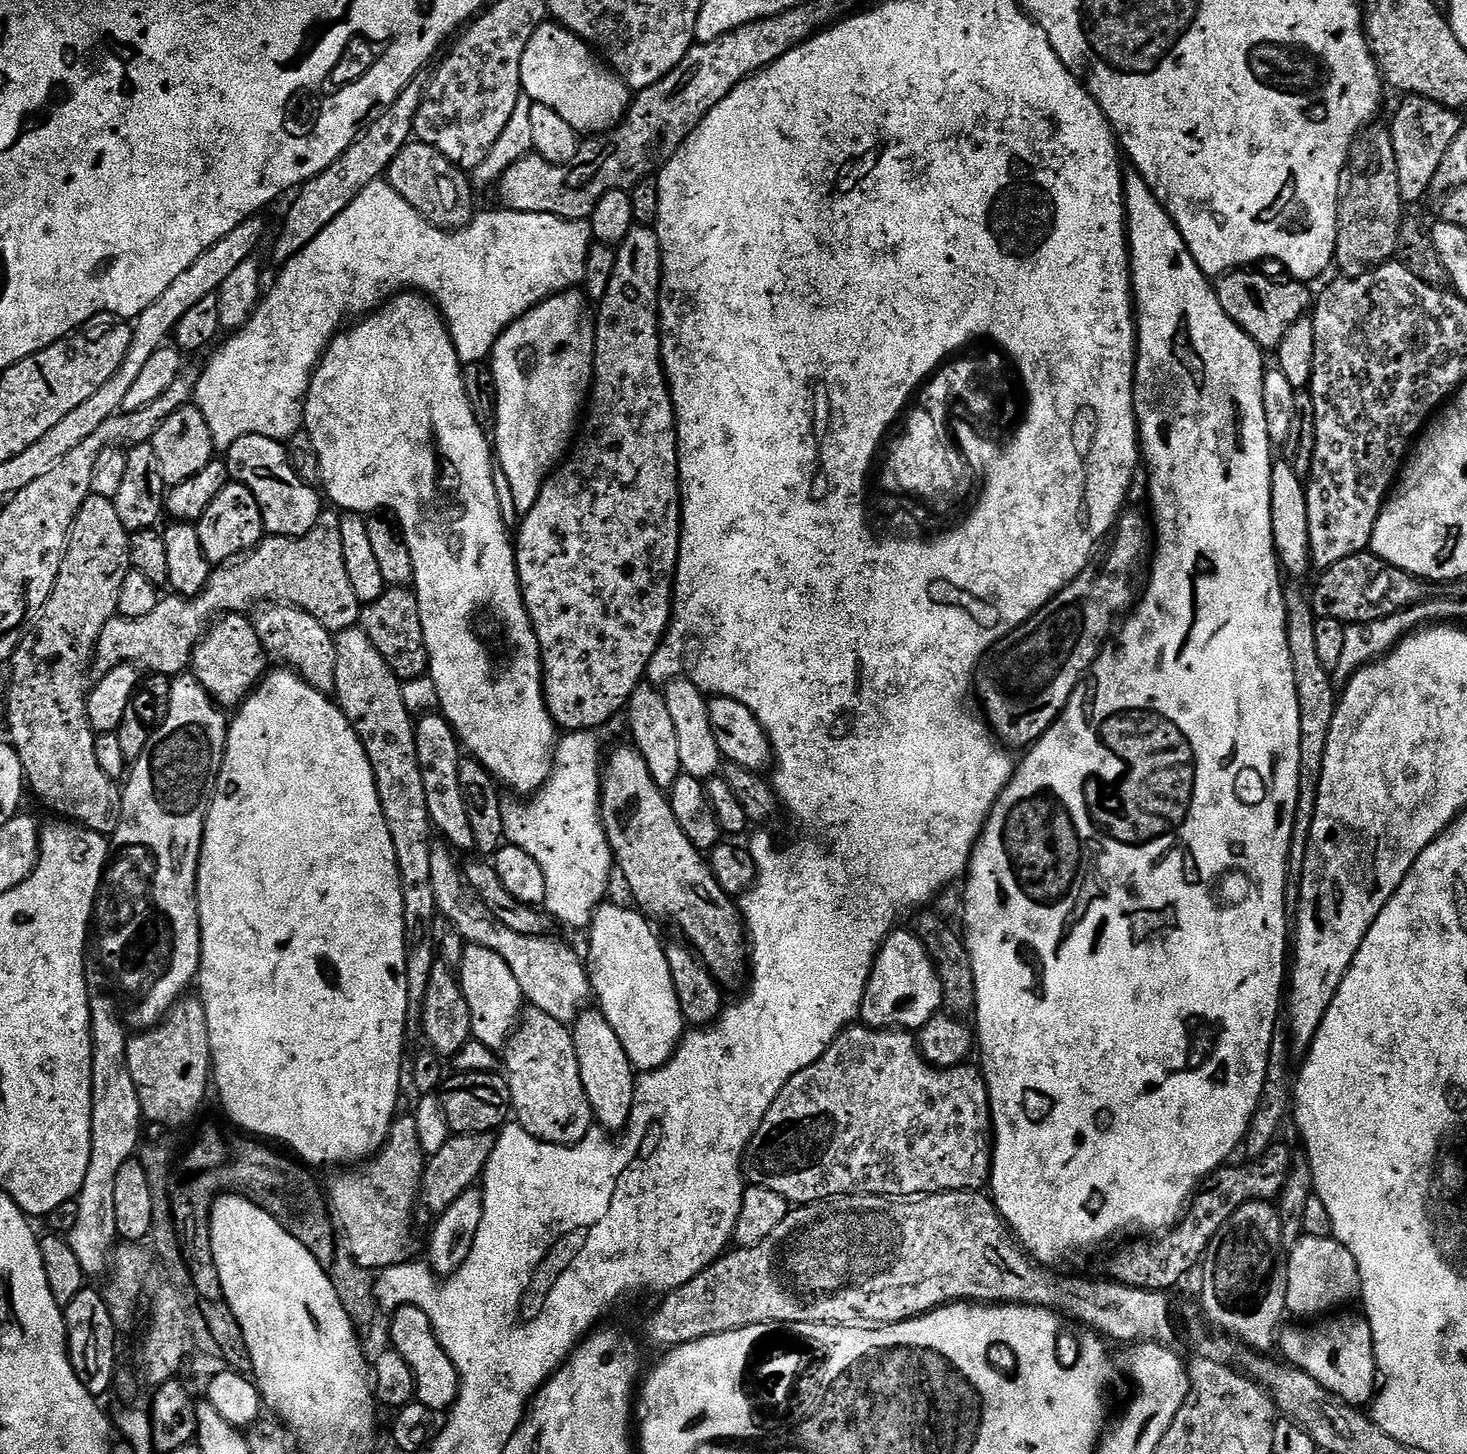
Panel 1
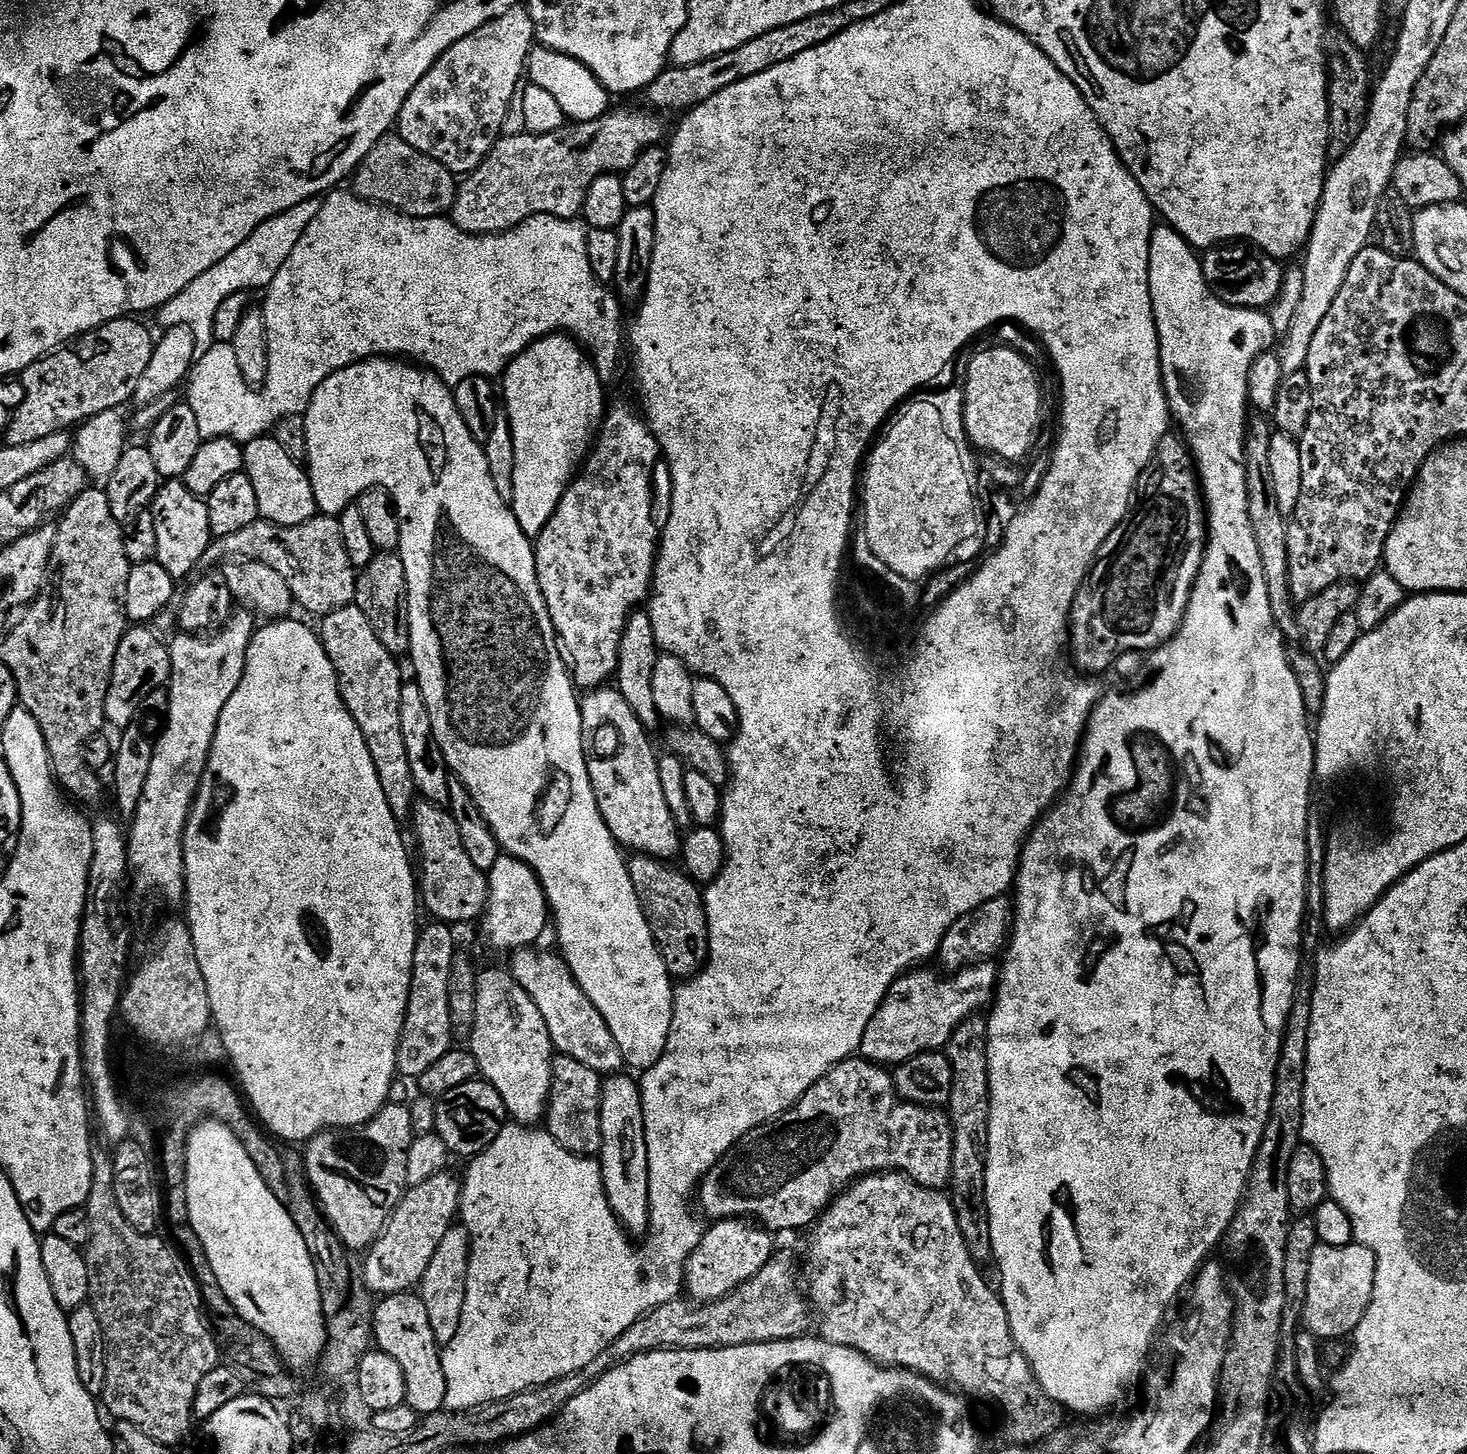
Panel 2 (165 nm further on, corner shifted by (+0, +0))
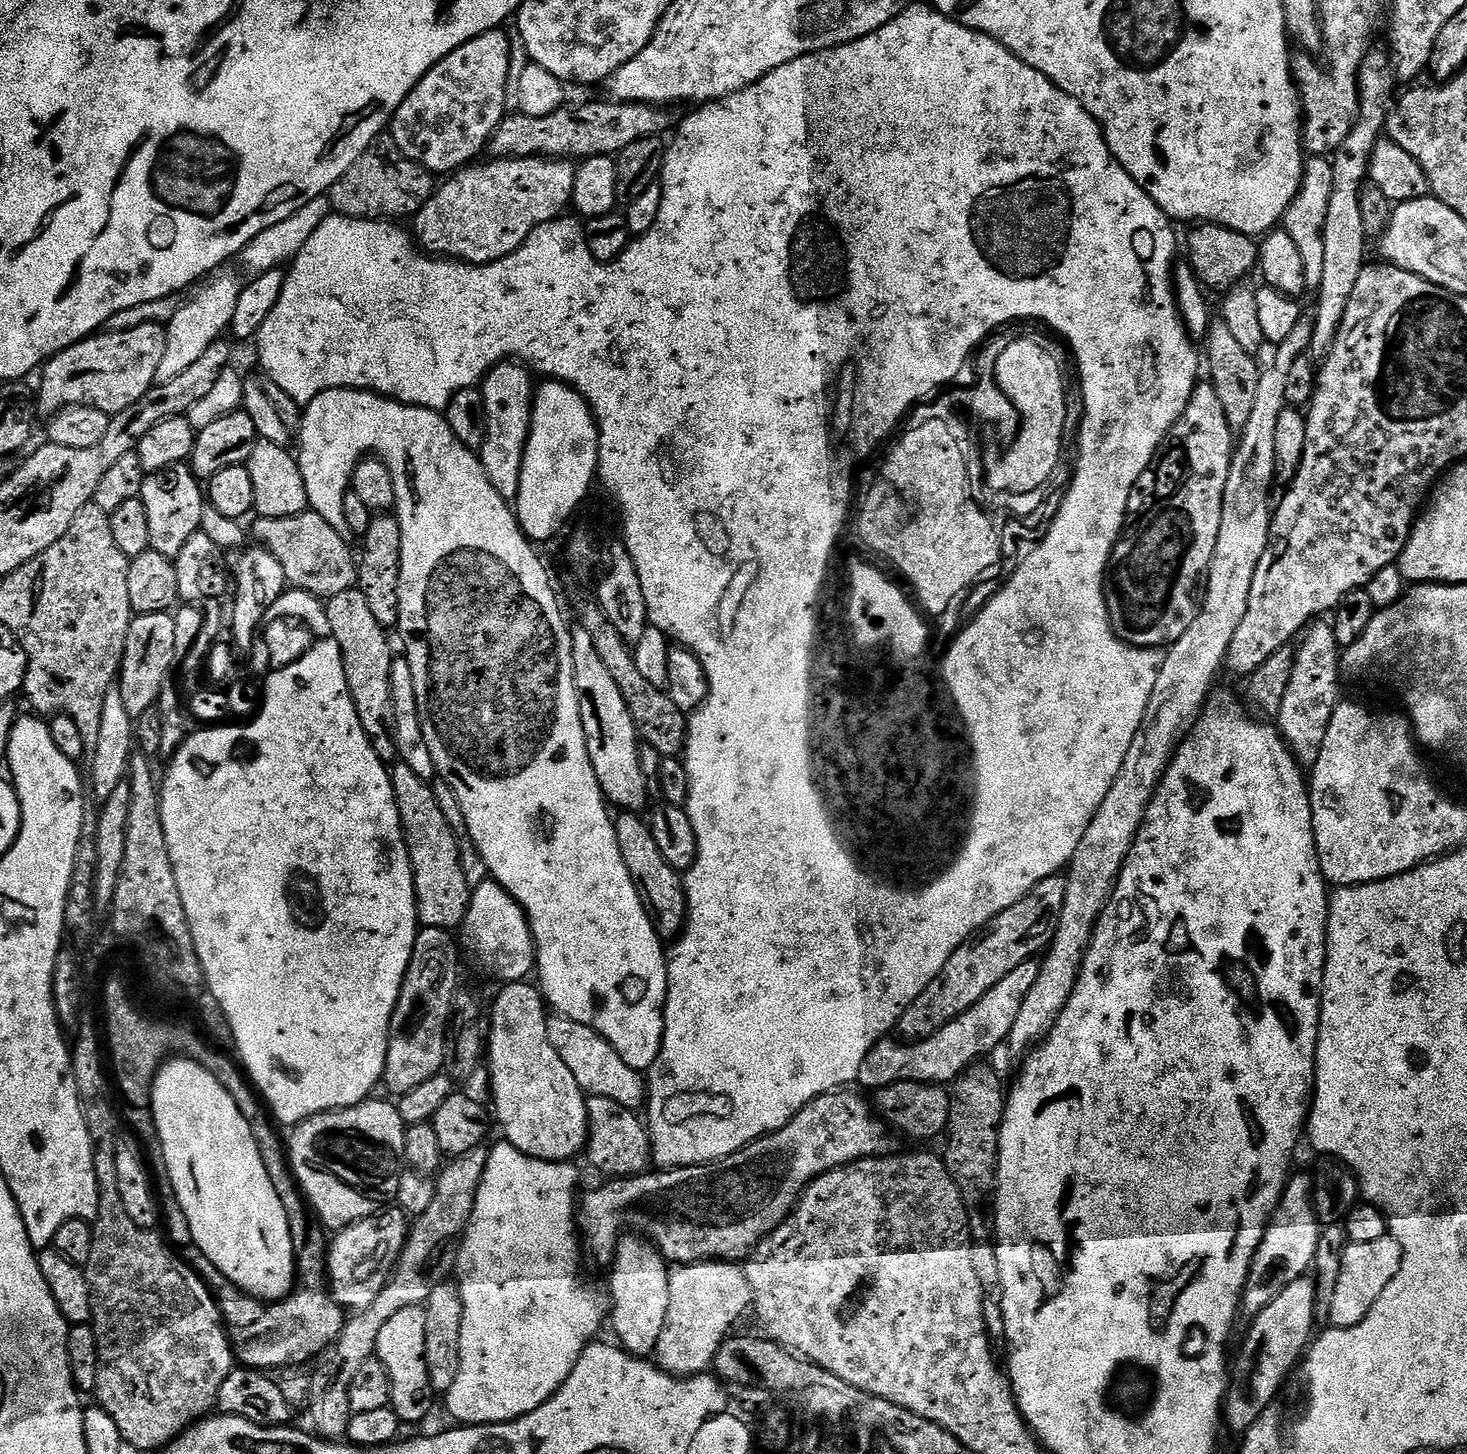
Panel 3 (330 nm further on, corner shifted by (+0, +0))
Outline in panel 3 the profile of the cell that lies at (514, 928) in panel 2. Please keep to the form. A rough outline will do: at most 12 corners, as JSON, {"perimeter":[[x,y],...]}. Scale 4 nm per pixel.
{"perimeter":[[501,884],[473,889],[463,951],[500,984],[536,964],[524,908]]}

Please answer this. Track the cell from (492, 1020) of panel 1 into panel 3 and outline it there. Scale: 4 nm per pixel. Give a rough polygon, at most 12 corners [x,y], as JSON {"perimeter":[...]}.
{"perimeter":[[505,983],[486,1028],[494,1120],[530,1159],[572,1162],[588,1101],[539,987]]}

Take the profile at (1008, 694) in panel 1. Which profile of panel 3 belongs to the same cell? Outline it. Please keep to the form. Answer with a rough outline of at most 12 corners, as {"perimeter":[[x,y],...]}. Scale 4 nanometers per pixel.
{"perimeter":[[1211,382],[1108,559],[1119,640],[1163,649],[1208,589],[1234,433]]}

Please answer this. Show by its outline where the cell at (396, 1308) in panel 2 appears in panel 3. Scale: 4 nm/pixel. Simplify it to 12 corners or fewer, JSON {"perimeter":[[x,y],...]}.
{"perimeter":[[398,1310],[378,1334],[401,1425],[432,1412],[426,1314]]}

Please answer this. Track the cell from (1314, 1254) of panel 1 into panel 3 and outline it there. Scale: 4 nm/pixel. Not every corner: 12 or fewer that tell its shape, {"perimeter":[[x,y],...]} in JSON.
{"perimeter":[[1392,1235],[1349,1244],[1327,1323],[1358,1326],[1394,1282]]}

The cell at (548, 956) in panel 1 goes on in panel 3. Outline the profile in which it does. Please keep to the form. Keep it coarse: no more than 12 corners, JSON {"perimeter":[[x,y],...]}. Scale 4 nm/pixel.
{"perimeter":[[548,1017],[558,1058],[588,1096],[639,1109],[646,1080],[591,1024]]}

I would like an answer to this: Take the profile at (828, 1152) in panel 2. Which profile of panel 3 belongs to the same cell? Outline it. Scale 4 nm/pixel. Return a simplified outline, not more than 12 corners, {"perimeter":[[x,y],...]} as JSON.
{"perimeter":[[827,1092],[712,1164],[612,1178],[578,1204],[611,1265],[635,1230],[673,1265],[744,1262],[822,1174],[897,1151]]}

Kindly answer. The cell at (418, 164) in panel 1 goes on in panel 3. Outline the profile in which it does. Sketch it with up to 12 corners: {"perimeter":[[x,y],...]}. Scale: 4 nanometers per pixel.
{"perimeter":[[384,134],[330,190],[356,220],[415,217],[433,173]]}

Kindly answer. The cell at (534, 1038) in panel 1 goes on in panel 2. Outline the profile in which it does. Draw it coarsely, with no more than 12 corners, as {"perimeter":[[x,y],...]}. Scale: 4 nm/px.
{"perimeter":[[557,1055],[546,1131],[599,1157],[601,1073]]}

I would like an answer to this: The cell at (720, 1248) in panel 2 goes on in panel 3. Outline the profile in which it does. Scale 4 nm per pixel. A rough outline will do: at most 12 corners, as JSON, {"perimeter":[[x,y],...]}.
{"perimeter":[[736,1262],[670,1272],[654,1353],[687,1378],[713,1367],[752,1304]]}

